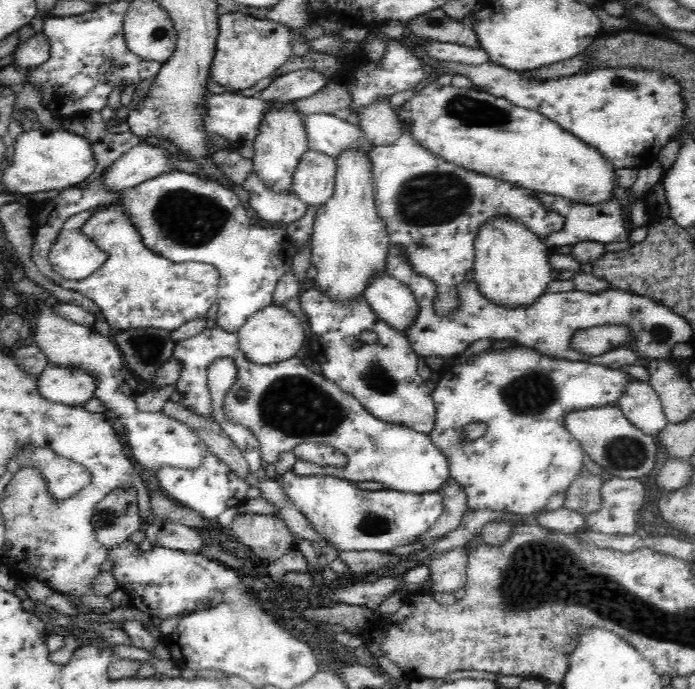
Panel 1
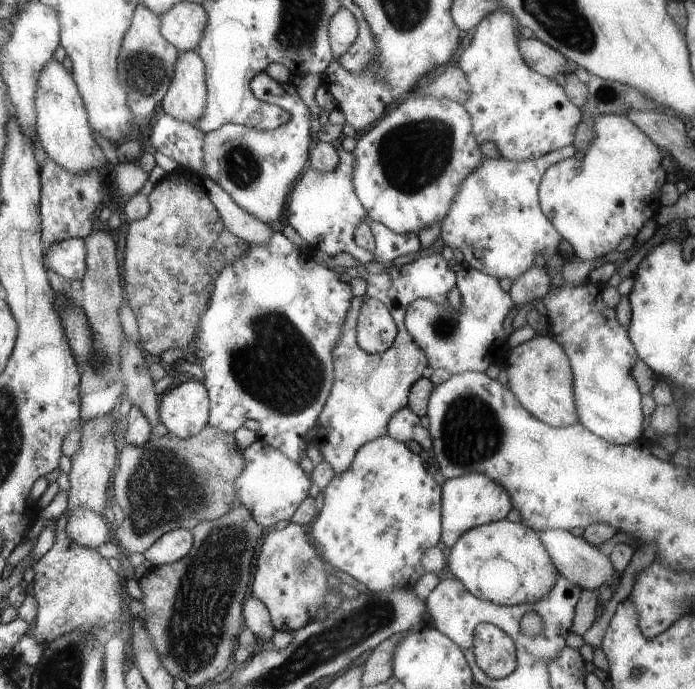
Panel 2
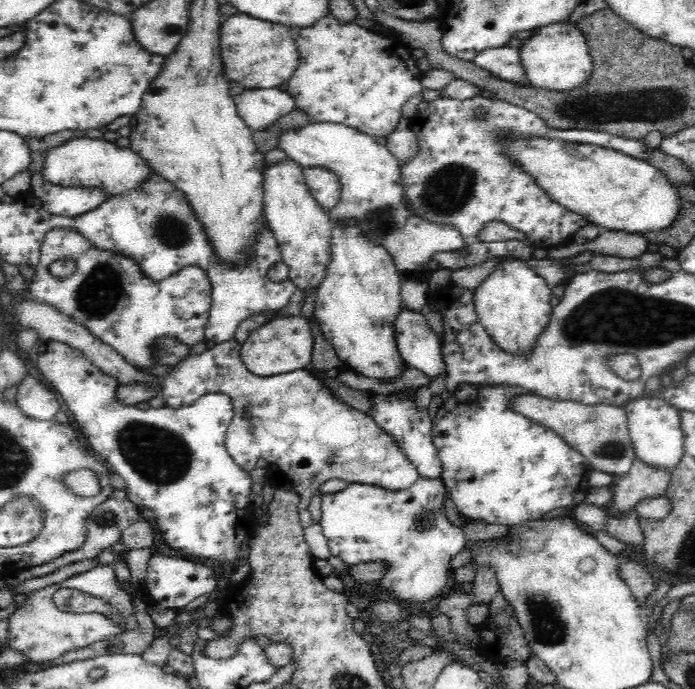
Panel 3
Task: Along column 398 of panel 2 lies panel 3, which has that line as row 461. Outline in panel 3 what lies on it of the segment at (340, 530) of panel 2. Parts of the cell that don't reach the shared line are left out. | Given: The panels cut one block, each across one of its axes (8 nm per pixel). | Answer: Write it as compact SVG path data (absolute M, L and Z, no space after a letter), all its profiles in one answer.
M464 384L448 402L442 402L432 426L432 442L442 462L440 478L444 478L460 516L464 514L474 522L518 526L540 520L550 510L568 508L572 504L578 506L586 498L586 492L590 490L588 474L592 472L586 458L578 450L570 448L570 444L554 430L514 412L514 398L528 394L532 394L532 390L510 384Z

